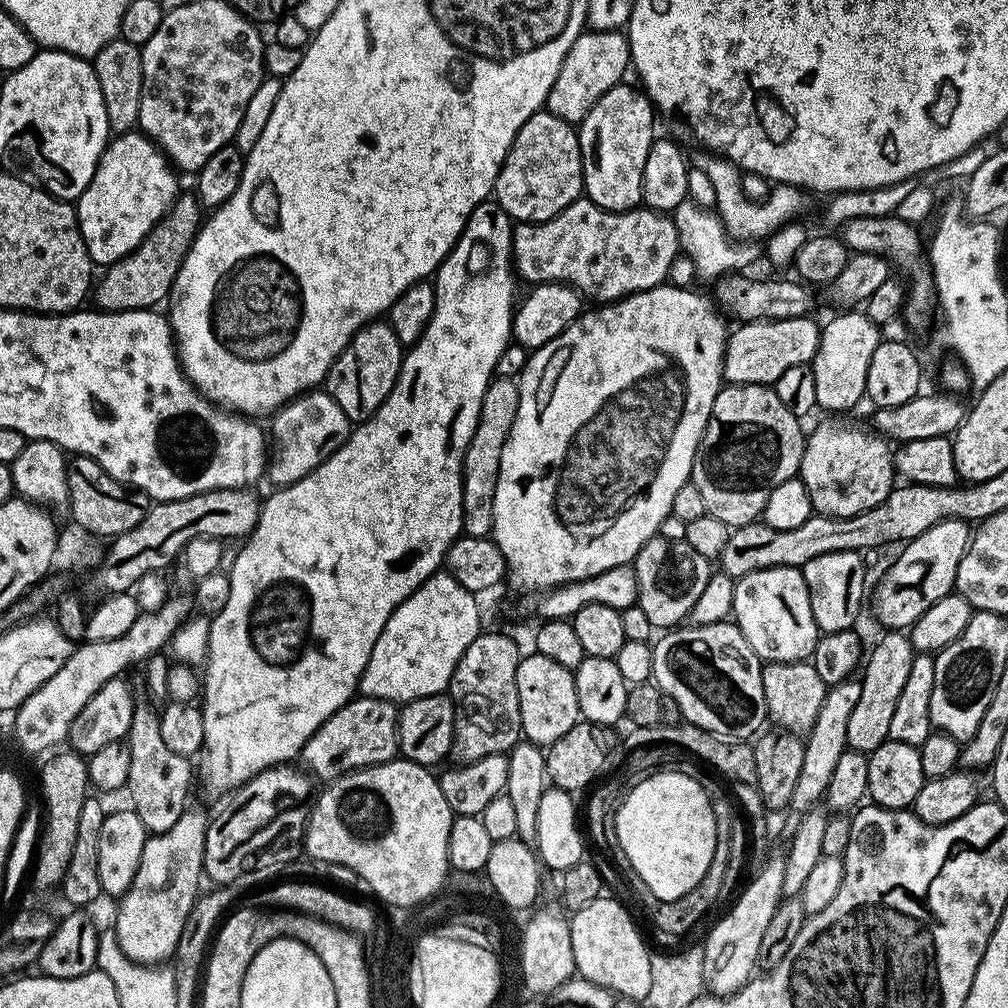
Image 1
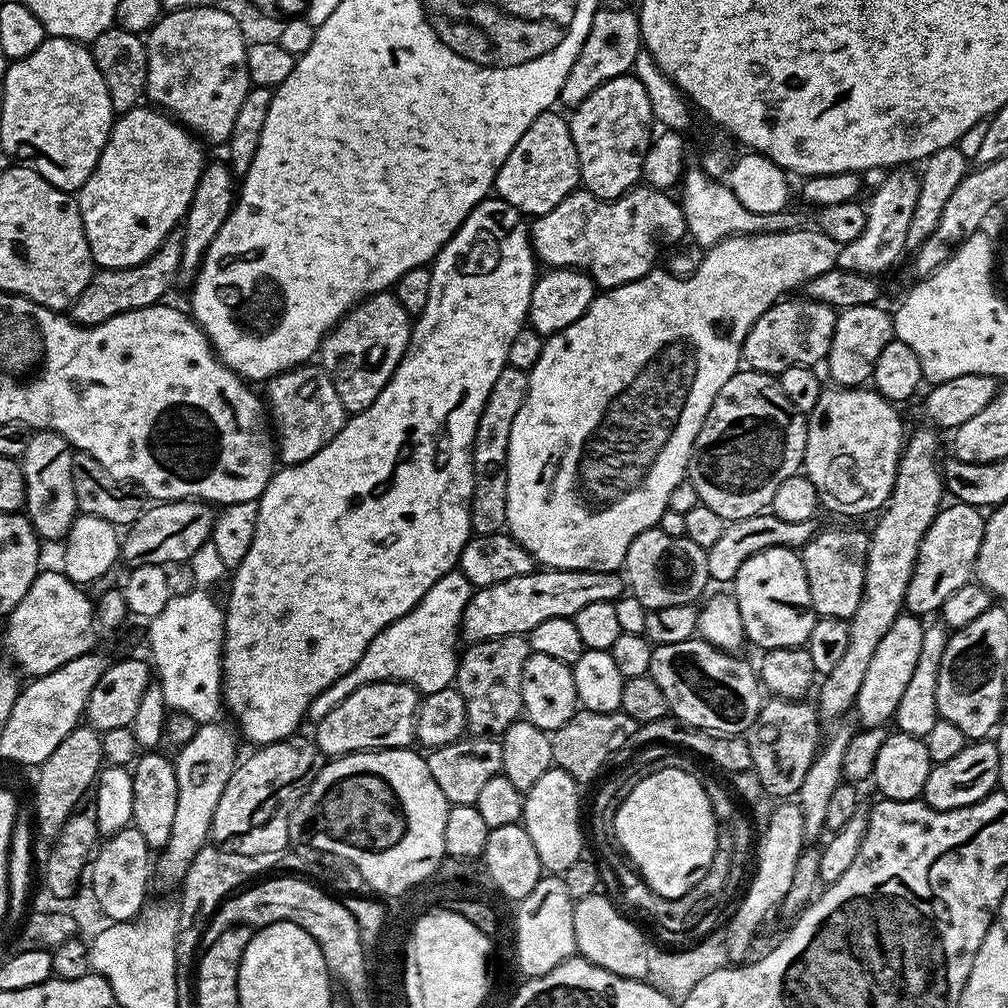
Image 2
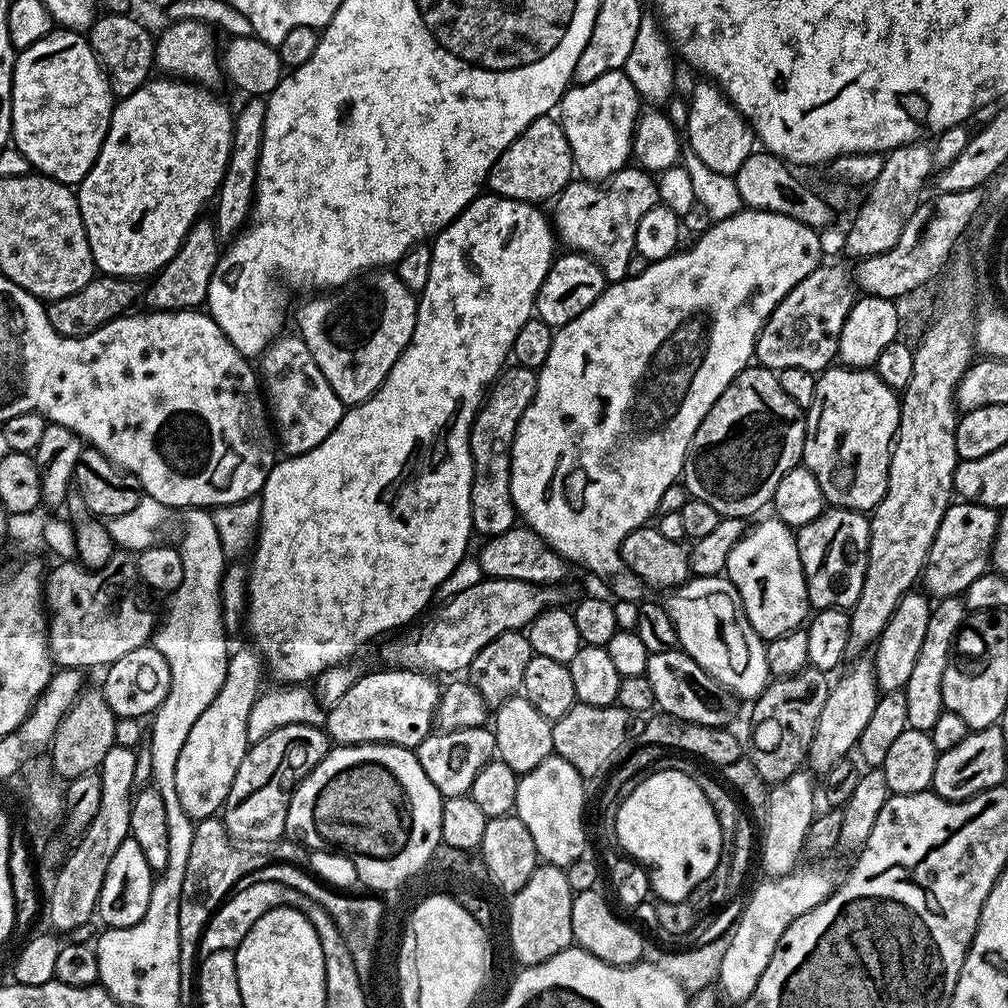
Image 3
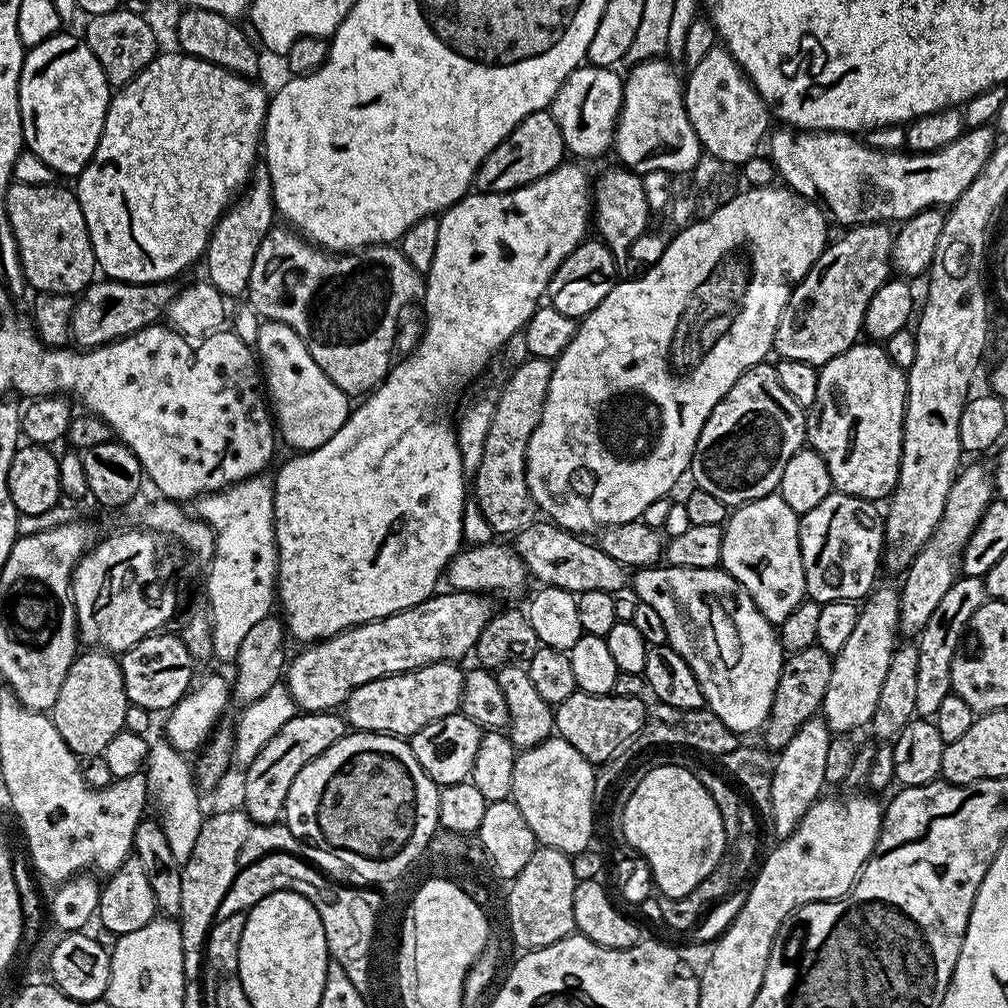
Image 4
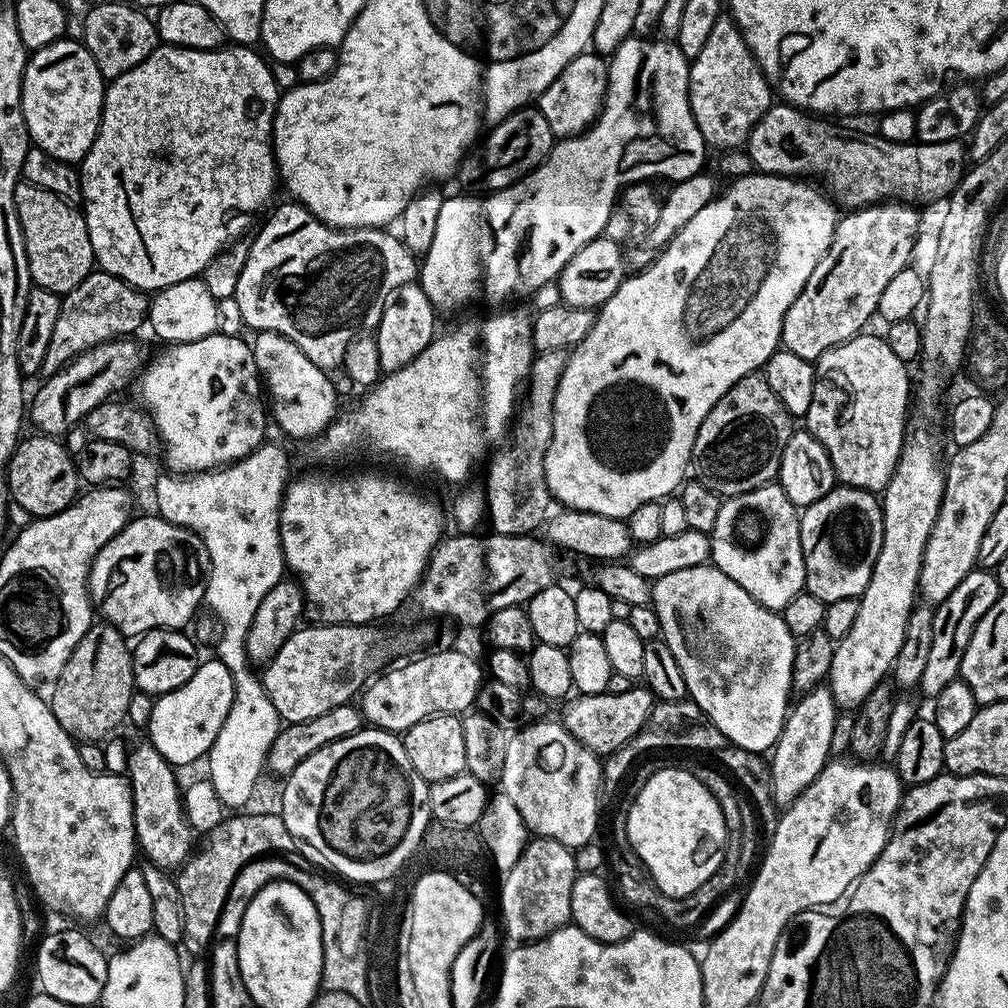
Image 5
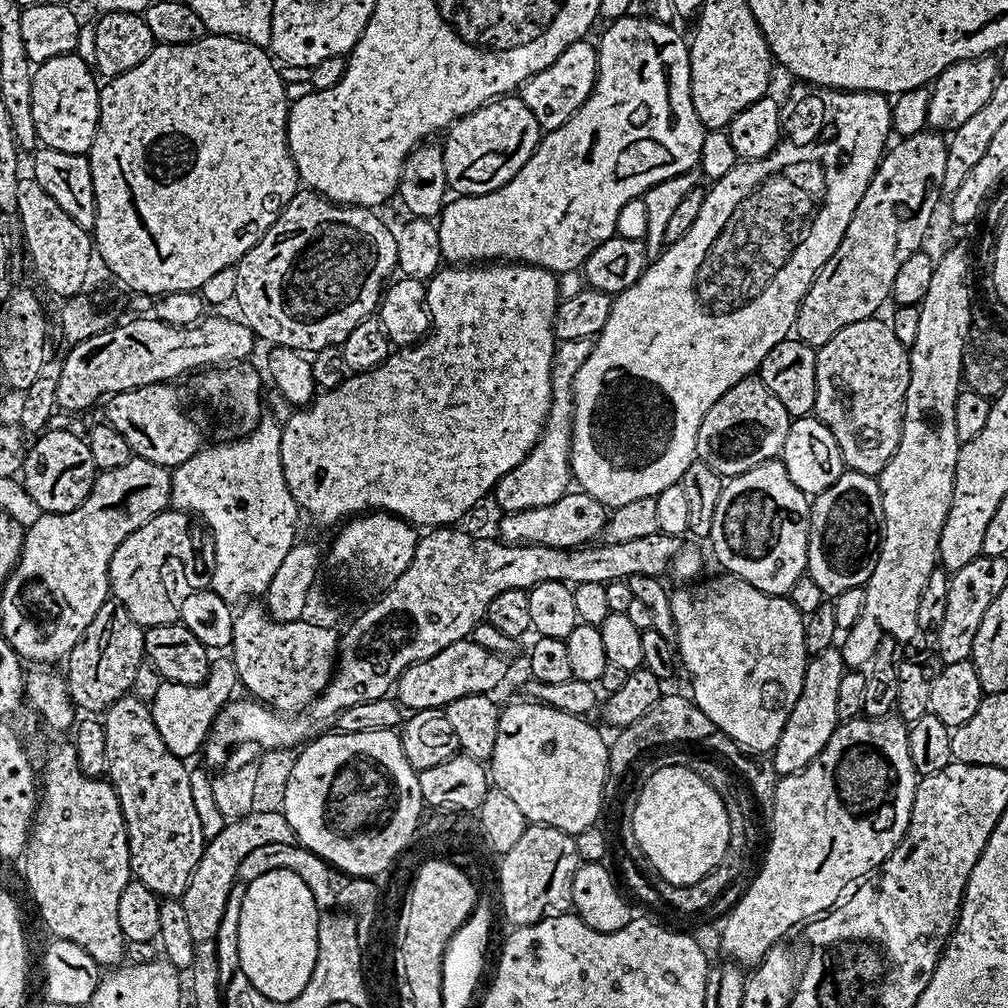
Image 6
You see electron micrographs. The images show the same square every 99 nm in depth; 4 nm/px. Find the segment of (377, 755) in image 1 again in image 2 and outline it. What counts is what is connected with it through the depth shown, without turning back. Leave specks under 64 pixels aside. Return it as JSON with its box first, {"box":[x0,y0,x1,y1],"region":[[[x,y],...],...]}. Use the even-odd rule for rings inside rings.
{"box":[315,680,421,758],"region":[[[396,680],[362,686],[315,725],[316,746],[326,758],[349,756],[351,752],[412,748],[416,739],[416,709],[420,707],[420,701],[421,697],[412,685],[399,684]]]}

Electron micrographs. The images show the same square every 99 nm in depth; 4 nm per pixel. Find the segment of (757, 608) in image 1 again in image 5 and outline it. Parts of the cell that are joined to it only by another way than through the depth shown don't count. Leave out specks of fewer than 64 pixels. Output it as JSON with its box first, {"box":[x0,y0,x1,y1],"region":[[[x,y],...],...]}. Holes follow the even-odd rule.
{"box":[711,483,805,610],"region":[[[779,483],[764,484],[749,492],[743,492],[737,496],[727,497],[721,503],[718,510],[718,522],[714,522],[712,537],[711,563],[722,570],[742,590],[746,590],[764,608],[782,610],[790,598],[805,591],[804,586],[804,555],[802,554],[802,542],[800,541],[801,513],[796,505],[786,498]]]}

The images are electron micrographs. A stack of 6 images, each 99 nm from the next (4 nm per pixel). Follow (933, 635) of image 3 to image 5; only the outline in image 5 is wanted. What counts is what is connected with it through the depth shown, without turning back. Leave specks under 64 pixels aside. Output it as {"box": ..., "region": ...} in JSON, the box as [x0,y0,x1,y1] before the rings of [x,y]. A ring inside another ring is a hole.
{"box":[918,570,1002,698],"region":[[[973,570],[950,590],[950,594],[941,604],[934,608],[934,638],[932,639],[930,655],[926,661],[926,671],[922,673],[918,688],[924,691],[928,698],[934,698],[937,693],[950,681],[957,679],[962,666],[962,654],[966,654],[966,646],[970,642],[970,634],[974,634],[974,626],[994,606],[994,602],[1001,596],[1002,589],[996,580],[996,573],[992,570]]]}

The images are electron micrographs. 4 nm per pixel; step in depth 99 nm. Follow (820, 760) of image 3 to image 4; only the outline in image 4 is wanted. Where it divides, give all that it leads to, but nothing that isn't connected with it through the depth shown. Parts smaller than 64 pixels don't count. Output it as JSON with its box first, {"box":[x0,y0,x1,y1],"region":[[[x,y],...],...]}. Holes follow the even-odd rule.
{"box":[822,587,900,734],"region":[[[895,587],[879,588],[863,601],[858,622],[854,622],[854,631],[850,633],[846,646],[842,646],[833,659],[822,709],[822,719],[828,723],[829,733],[852,734],[863,724],[864,727],[871,725],[874,706],[878,706],[878,694],[886,678],[890,658],[898,647],[896,636],[900,632],[899,591]]]}

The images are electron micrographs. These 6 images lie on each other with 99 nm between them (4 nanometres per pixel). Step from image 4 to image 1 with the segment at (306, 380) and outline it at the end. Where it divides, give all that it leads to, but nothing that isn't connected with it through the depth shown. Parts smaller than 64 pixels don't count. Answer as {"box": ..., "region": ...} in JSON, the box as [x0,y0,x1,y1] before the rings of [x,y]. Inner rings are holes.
{"box":[266,390,354,486],"region":[[[309,390],[297,395],[280,408],[275,409],[271,420],[270,455],[266,460],[266,476],[267,479],[272,479],[273,485],[276,486],[293,484],[306,478],[306,474],[310,474],[318,465],[326,462],[326,458],[330,458],[330,454],[334,454],[346,443],[354,427],[353,421],[348,420],[346,414],[342,414],[342,406],[338,406],[338,402],[334,402],[334,398],[326,390]]]}

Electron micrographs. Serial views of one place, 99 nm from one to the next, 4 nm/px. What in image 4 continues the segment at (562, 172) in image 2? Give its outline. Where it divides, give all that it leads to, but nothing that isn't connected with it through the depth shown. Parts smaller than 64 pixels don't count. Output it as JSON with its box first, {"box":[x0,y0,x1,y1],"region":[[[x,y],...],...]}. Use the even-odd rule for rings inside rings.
{"box":[474,111,565,193],"region":[[[551,111],[531,112],[493,147],[490,155],[482,162],[482,166],[476,169],[474,188],[477,193],[512,192],[550,174],[559,164],[565,163],[565,160],[564,139]]]}

